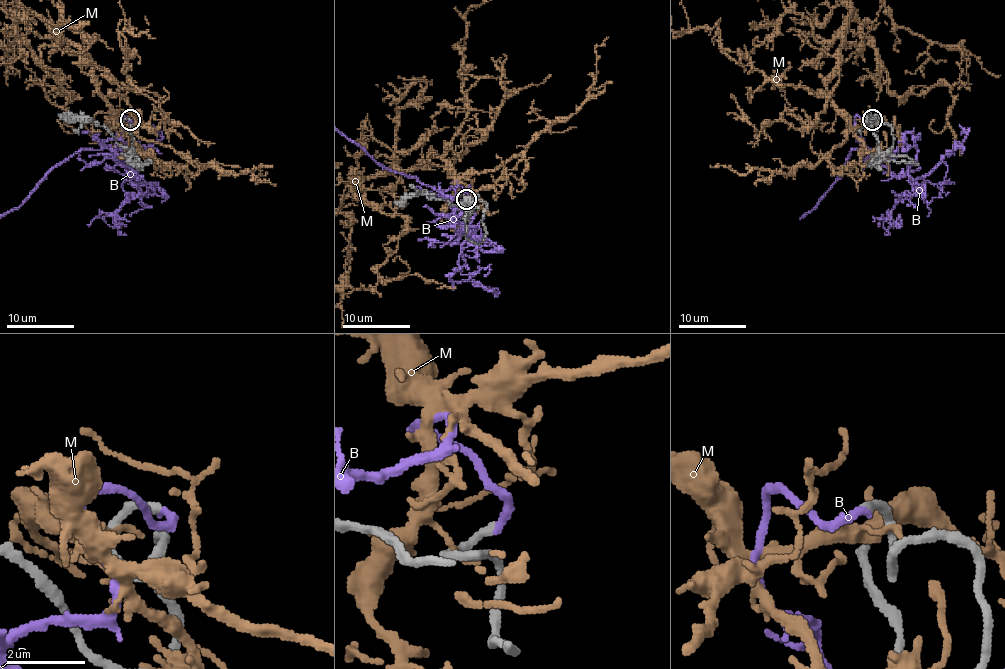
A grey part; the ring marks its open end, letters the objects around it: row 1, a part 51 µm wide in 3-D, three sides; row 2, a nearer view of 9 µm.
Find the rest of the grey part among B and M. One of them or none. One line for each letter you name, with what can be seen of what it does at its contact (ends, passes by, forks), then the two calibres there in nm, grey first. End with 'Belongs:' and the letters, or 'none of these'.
B: it ends | 240/220 nm
Belongs: B

